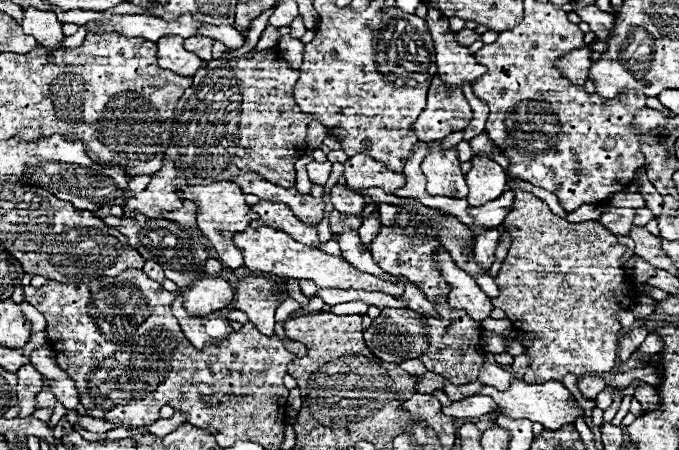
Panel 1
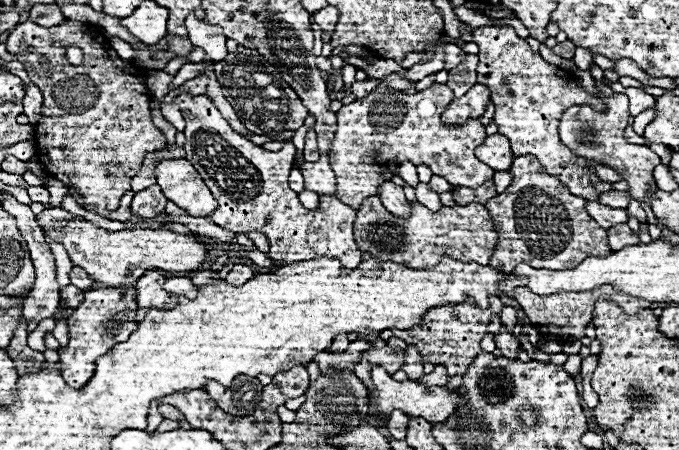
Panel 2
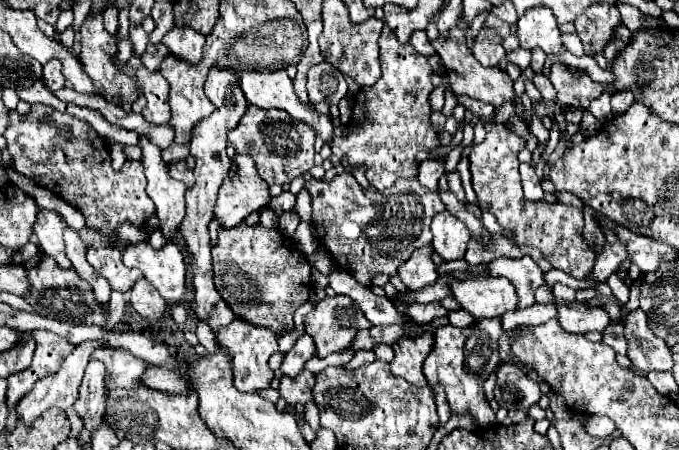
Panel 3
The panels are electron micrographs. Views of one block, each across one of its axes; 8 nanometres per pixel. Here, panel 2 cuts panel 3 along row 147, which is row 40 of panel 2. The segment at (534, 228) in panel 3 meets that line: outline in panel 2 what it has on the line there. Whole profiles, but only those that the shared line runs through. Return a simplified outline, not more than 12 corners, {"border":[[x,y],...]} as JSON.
{"border":[[512,26],[474,30],[478,84],[516,156],[598,200],[592,160],[558,138],[574,104],[602,108]]}

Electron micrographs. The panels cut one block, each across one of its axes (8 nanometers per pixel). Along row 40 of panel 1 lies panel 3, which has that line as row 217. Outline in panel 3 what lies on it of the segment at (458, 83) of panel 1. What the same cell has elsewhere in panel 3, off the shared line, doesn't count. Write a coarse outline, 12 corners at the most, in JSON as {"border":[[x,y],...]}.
{"border":[[450,212],[432,220],[432,246],[444,260],[464,258],[470,232]]}

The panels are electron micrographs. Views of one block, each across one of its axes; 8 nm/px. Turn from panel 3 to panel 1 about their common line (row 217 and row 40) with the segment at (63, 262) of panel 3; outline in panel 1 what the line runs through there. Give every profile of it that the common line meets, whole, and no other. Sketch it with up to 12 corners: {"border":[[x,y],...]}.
{"border":[[24,8],[22,28],[38,46],[58,50],[64,38],[54,12]]}

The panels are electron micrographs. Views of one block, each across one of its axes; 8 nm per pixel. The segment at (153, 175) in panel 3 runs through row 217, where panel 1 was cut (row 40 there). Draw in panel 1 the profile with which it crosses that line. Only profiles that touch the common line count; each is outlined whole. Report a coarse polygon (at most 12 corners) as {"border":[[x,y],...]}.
{"border":[[180,36],[158,44],[158,66],[194,76],[202,60],[186,52]]}

